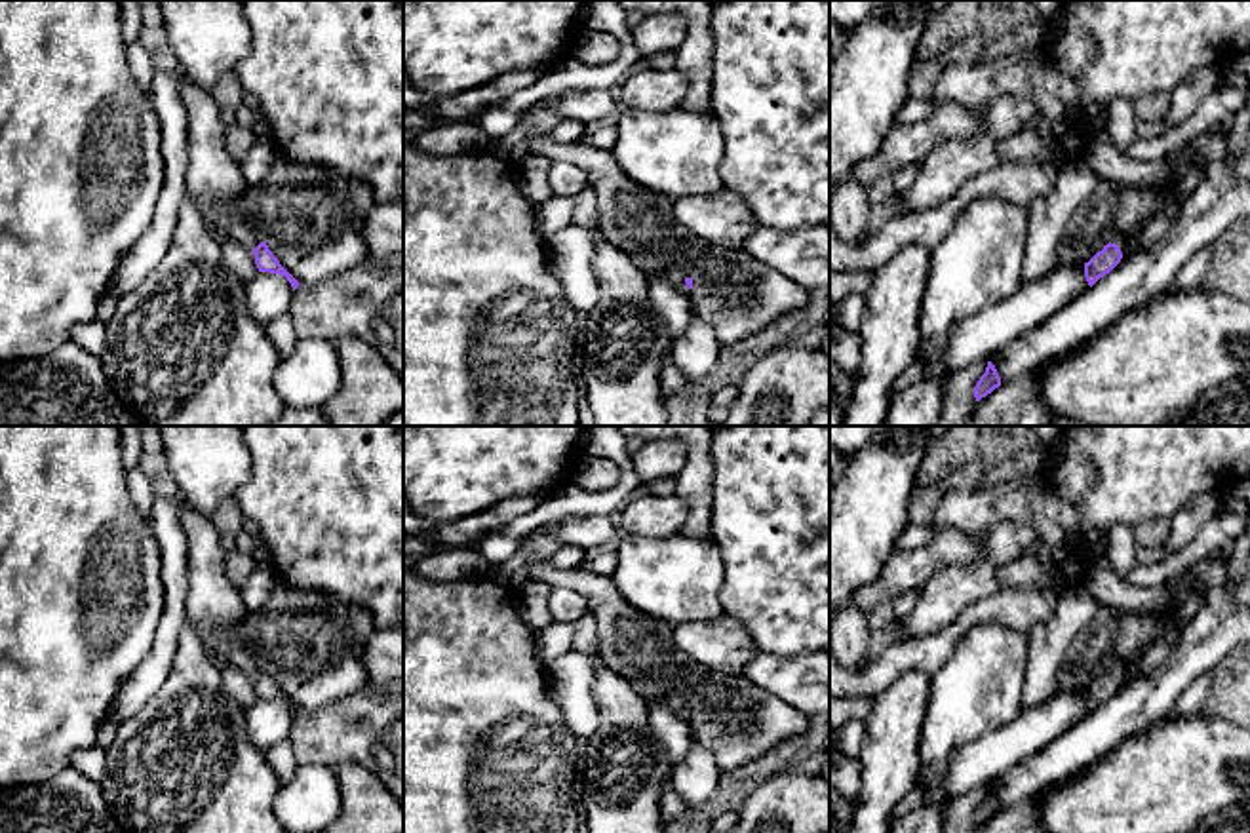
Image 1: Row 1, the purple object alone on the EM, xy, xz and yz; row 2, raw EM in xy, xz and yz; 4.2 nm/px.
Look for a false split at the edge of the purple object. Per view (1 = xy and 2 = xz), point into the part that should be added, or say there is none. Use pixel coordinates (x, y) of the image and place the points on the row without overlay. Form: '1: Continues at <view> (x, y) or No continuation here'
1: Continues at xy (223, 638)
2: Continues at xz (676, 706)

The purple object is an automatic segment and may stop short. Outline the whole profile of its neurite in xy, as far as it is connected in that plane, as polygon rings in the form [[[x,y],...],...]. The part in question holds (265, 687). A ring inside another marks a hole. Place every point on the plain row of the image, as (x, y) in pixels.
[[[230,620],[209,626],[205,630],[205,641],[209,649],[225,656],[226,662],[234,664],[247,675],[251,675],[259,698],[285,702],[295,717],[299,713],[299,707],[280,690],[280,687],[268,675],[266,668],[263,668],[257,656],[245,647],[240,637],[240,626],[242,620]]]

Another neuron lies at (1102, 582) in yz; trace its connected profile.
[[[1102,557],[1090,567],[1084,578],[1084,590],[1100,607],[1109,607],[1117,614],[1153,614],[1159,622],[1161,631],[1151,645],[1132,666],[1119,669],[1123,685],[1162,668],[1182,643],[1185,628],[1178,628],[1172,622],[1172,599],[1166,586],[1143,588],[1128,584],[1115,572],[1107,559]]]

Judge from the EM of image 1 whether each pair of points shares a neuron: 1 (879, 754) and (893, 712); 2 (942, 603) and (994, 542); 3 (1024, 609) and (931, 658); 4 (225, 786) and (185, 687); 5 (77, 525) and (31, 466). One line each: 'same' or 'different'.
1: same
2: same
3: same
4: same
5: same

